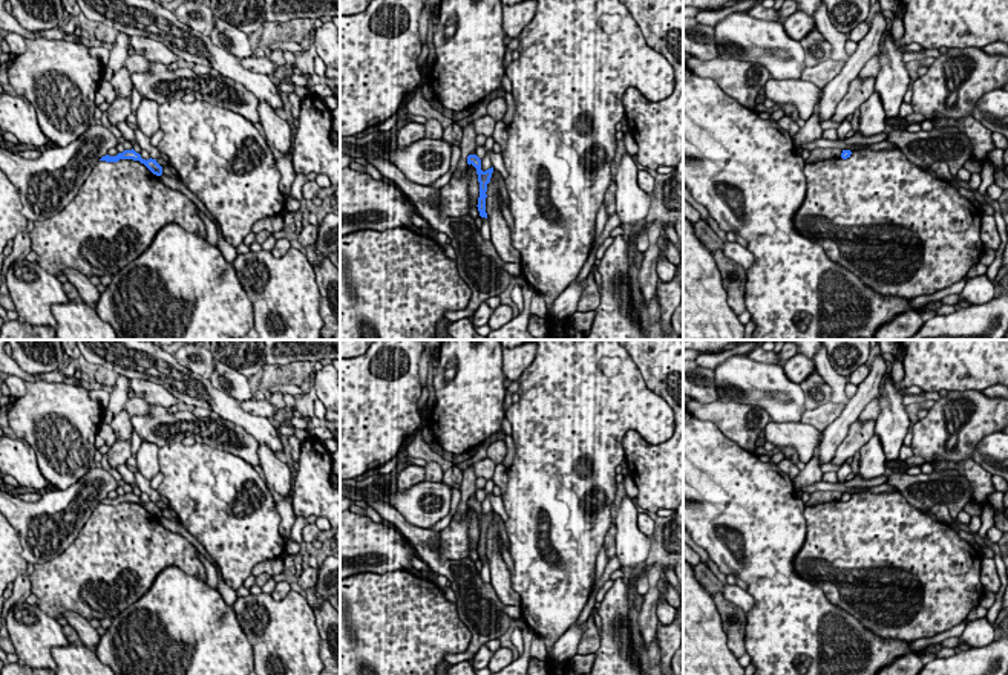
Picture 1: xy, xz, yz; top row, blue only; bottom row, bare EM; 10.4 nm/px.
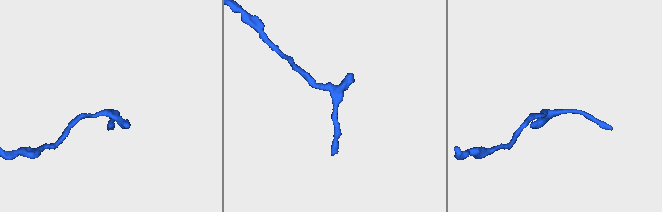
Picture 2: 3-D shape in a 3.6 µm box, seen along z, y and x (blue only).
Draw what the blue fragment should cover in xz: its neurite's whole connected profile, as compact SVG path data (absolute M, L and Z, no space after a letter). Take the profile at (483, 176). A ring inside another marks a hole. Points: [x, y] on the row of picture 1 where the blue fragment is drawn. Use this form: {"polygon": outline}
{"polygon": "M469 155L467 156L467 164L473 165L476 168L476 174L478 174L478 182L479 182L479 197L478 197L478 211L481 217L487 219L487 213L486 213L486 191L487 191L487 184L490 182L492 173L493 173L493 167L483 171L481 170L481 159L476 155Z"}

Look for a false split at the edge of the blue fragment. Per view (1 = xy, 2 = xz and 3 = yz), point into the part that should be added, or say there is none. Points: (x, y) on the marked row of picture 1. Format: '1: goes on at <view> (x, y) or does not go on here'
1: does not go on here
2: does not go on here
3: does not go on here

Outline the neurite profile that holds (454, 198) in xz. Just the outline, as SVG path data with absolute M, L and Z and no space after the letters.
M466 167L464 176L453 173L450 181L438 188L438 204L441 214L444 217L461 217L470 213L469 205L469 181L470 181L470 167Z

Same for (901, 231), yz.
M899 148L853 150L847 159L832 158L804 164L806 196L795 213L797 231L818 243L827 257L853 272L881 295L915 298L931 295L967 279L983 251L980 208L964 197L951 182L938 179L911 164Z

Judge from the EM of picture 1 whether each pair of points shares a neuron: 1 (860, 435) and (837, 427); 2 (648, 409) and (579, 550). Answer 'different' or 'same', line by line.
1: different
2: same

